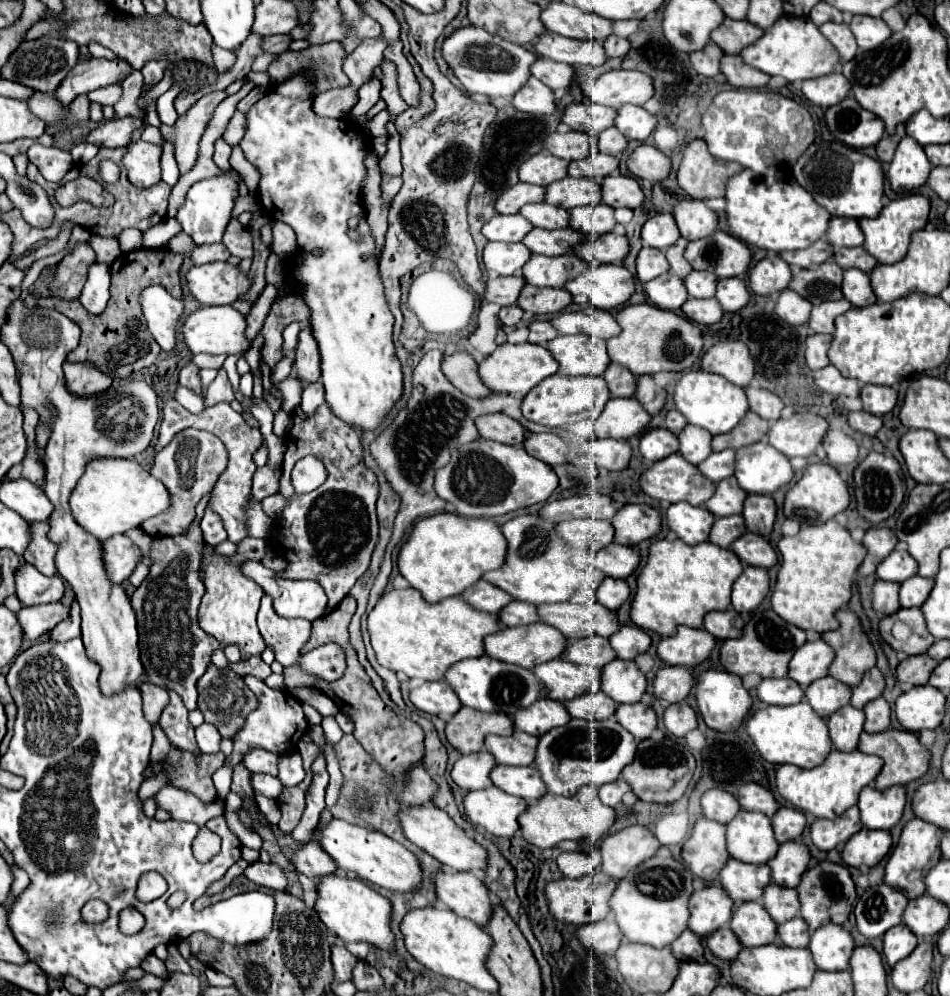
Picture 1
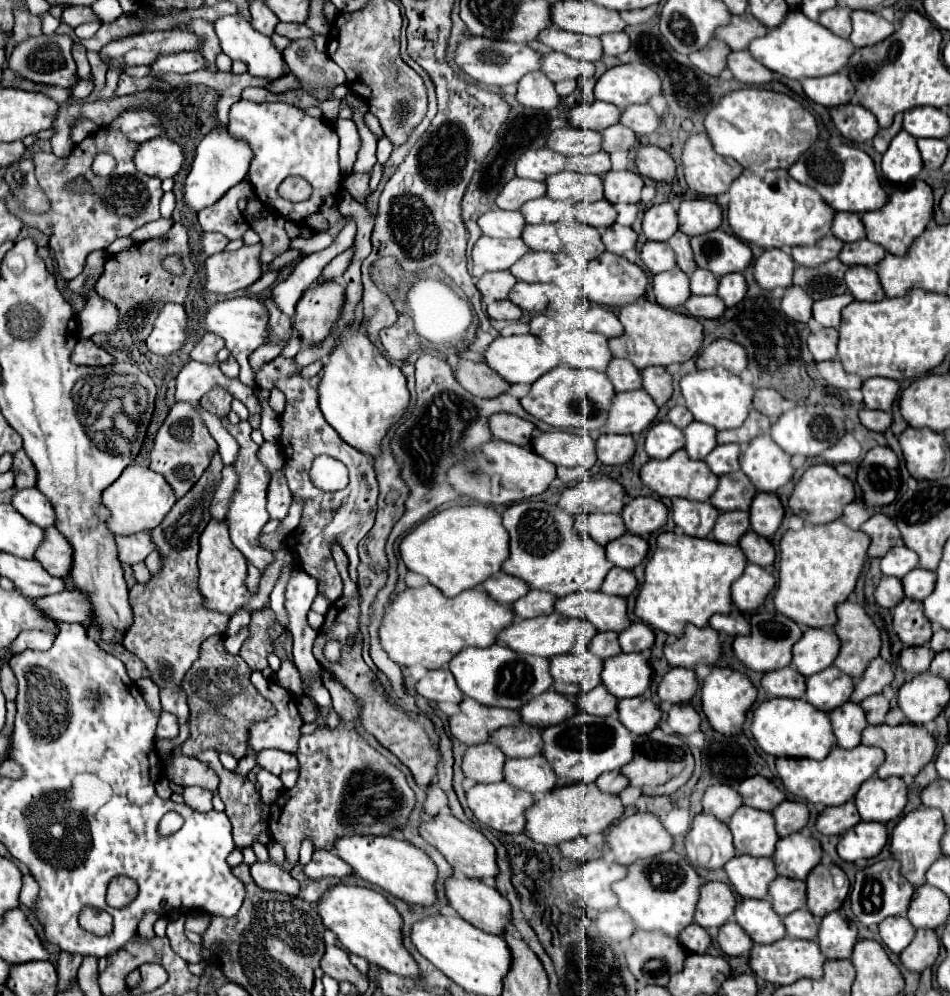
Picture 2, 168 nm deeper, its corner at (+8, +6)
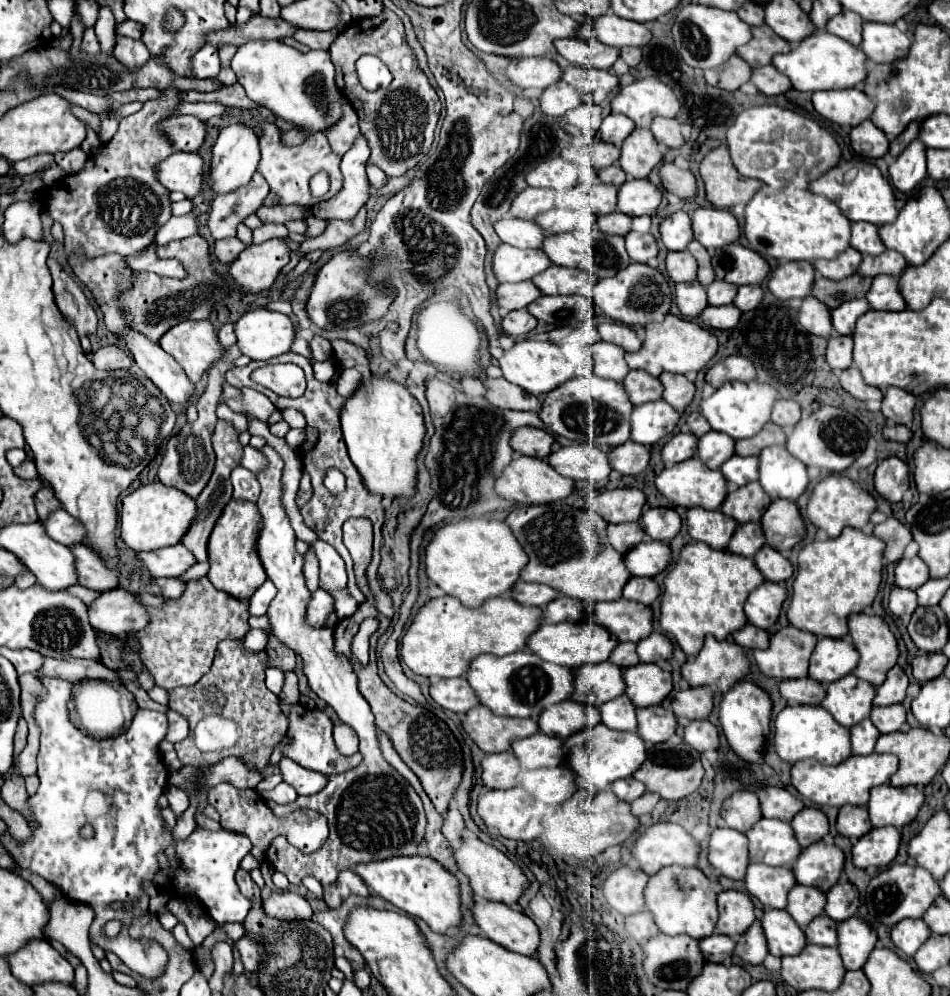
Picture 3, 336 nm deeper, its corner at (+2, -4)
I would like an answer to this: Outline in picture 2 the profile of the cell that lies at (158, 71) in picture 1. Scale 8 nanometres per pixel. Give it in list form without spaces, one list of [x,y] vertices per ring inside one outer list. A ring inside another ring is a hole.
[[[183,51],[175,55],[159,55],[159,59],[151,65],[151,75],[157,77],[161,73],[193,73],[205,67],[205,57],[197,51]]]

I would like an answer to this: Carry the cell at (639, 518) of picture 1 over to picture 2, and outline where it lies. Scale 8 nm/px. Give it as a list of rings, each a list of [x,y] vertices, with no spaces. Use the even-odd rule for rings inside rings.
[[[653,497],[631,499],[621,511],[627,529],[635,535],[649,535],[667,523],[667,507]]]

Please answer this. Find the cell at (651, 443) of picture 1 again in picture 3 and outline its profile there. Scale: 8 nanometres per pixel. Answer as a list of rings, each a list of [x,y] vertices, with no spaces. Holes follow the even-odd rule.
[[[677,433],[665,443],[661,459],[665,465],[675,465],[687,461],[695,453],[697,453],[697,437],[693,433]]]

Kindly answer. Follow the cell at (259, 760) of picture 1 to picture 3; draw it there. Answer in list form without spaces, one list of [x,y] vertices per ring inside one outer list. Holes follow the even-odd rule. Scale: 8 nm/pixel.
[[[281,759],[279,769],[283,775],[283,781],[289,783],[291,787],[295,787],[295,791],[299,795],[313,795],[313,793],[321,791],[327,783],[327,777],[323,773],[305,769],[305,767],[293,763],[291,759]]]

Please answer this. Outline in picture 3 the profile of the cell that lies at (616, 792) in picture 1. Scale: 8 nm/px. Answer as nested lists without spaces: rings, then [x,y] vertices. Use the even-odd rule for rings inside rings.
[[[629,777],[629,779],[619,779],[617,783],[613,783],[611,791],[617,795],[617,799],[621,799],[625,803],[631,803],[645,793],[645,785],[635,781],[633,777]]]

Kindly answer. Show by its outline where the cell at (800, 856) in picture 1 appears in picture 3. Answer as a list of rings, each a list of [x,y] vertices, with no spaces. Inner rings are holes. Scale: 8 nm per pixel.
[[[817,841],[801,849],[791,871],[799,885],[811,885],[821,891],[829,891],[829,887],[837,883],[843,863],[845,863],[845,855],[839,847]]]

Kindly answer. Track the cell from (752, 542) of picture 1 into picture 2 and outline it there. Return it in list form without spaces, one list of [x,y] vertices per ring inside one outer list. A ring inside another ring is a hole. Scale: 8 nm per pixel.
[[[753,531],[745,533],[745,537],[741,537],[739,547],[747,555],[749,563],[755,563],[755,565],[761,565],[761,567],[773,565],[775,557],[777,557],[773,545],[765,537],[761,537],[761,535],[753,533]]]

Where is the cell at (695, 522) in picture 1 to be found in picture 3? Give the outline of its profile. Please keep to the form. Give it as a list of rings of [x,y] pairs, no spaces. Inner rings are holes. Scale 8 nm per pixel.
[[[693,507],[687,511],[687,527],[695,541],[703,541],[713,549],[725,549],[737,523],[719,509],[707,511],[703,507]]]

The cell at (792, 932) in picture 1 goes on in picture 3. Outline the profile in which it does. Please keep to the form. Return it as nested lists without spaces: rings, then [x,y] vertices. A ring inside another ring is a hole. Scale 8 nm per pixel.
[[[819,915],[805,927],[805,937],[807,943],[833,947],[837,943],[837,923],[833,923],[827,915]]]

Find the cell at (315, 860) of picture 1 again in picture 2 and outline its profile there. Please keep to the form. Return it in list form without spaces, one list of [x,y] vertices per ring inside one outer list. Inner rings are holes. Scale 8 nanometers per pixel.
[[[317,849],[313,853],[313,859],[303,867],[305,875],[309,879],[323,879],[323,877],[347,877],[353,873],[351,865],[347,865],[345,861],[341,861],[341,857],[337,857],[333,851],[323,851]]]

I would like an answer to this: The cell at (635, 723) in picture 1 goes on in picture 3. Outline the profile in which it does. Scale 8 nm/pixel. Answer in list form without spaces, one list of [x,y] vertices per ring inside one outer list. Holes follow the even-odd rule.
[[[661,705],[637,709],[637,733],[647,743],[663,743],[675,733],[677,721],[671,709]]]

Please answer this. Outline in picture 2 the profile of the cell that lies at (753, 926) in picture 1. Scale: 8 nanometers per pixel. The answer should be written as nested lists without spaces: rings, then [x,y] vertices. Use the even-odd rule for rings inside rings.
[[[743,899],[735,909],[735,921],[755,943],[775,943],[787,935],[783,919],[767,899]]]

